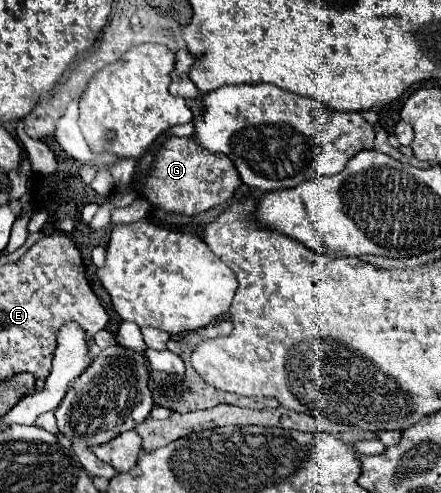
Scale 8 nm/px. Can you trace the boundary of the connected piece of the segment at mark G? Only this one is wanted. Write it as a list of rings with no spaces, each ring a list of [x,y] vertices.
[[[170,137],[160,147],[154,169],[146,175],[146,179],[142,179],[140,191],[152,205],[166,211],[198,215],[228,201],[240,185],[240,175],[236,173],[230,157],[224,157],[224,153],[206,153],[206,149],[200,149],[192,137]]]

